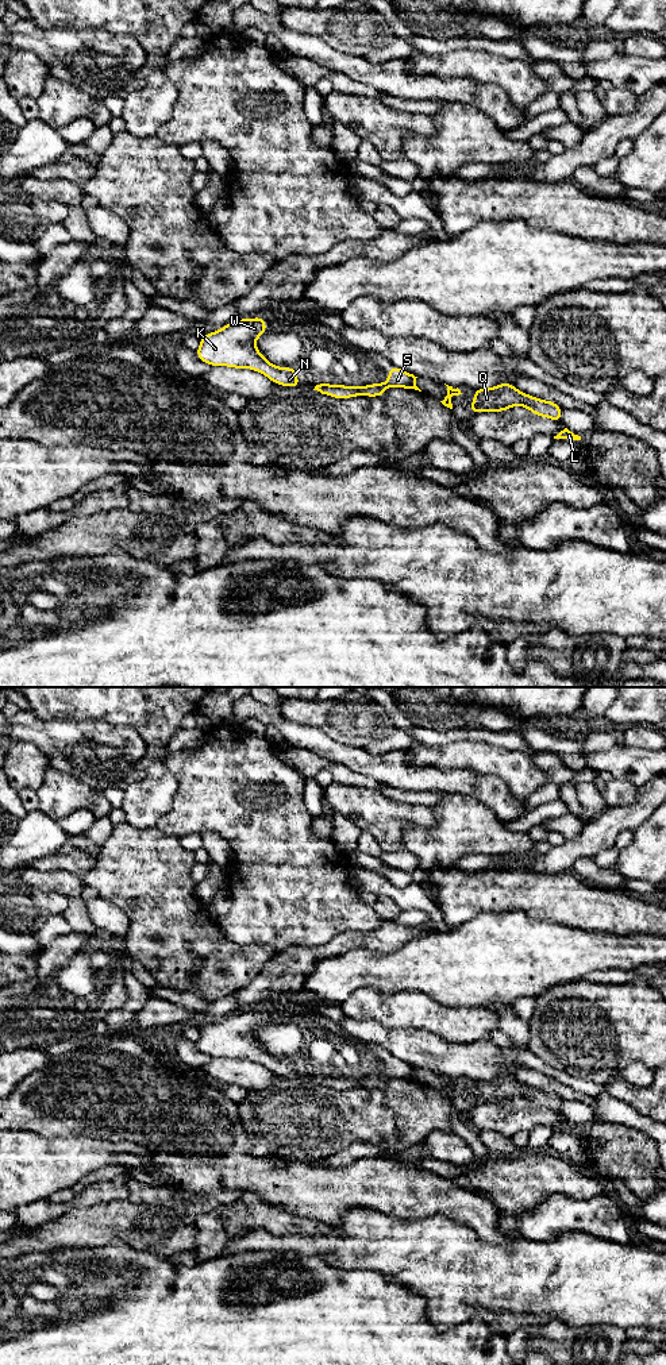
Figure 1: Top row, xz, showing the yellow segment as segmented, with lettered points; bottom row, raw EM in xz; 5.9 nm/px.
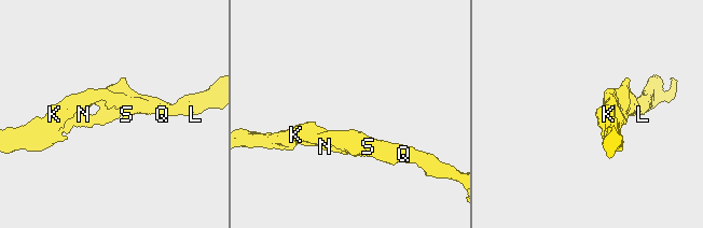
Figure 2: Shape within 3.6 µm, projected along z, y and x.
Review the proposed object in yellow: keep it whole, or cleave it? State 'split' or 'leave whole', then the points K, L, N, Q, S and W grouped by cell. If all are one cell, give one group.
leave whole | K L N Q S W

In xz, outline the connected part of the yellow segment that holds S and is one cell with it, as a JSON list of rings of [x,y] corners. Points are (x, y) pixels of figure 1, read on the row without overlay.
[[[390,1057],[388,1064],[388,1072],[385,1075],[372,1075],[365,1077],[344,1077],[342,1075],[338,1075],[335,1077],[330,1075],[320,1075],[316,1076],[313,1081],[320,1083],[324,1087],[330,1087],[332,1090],[353,1090],[357,1087],[365,1087],[365,1088],[381,1088],[385,1086],[388,1079],[397,1077],[401,1080],[415,1080],[421,1083],[416,1077],[416,1069],[413,1065],[401,1061],[396,1057]]]

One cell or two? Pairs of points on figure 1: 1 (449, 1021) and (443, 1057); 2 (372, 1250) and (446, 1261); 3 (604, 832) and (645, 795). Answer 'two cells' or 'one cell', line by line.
1: two cells
2: one cell
3: one cell

